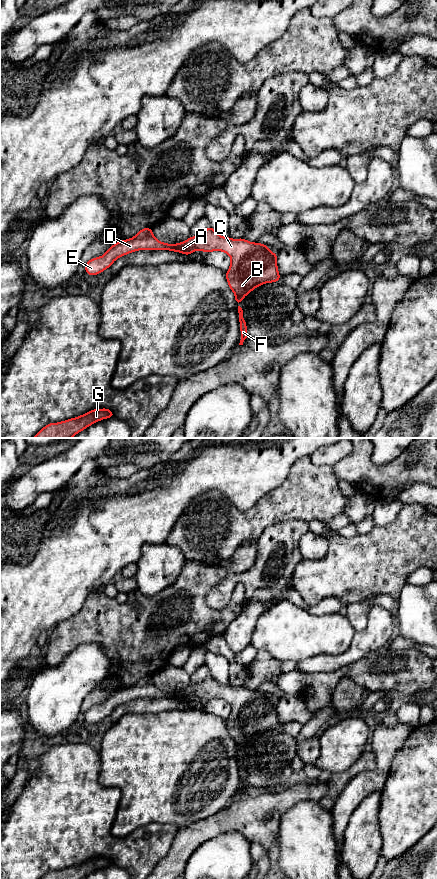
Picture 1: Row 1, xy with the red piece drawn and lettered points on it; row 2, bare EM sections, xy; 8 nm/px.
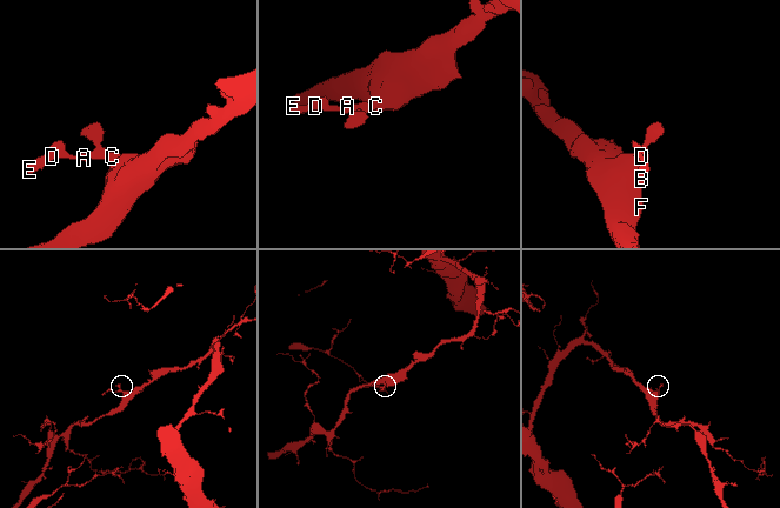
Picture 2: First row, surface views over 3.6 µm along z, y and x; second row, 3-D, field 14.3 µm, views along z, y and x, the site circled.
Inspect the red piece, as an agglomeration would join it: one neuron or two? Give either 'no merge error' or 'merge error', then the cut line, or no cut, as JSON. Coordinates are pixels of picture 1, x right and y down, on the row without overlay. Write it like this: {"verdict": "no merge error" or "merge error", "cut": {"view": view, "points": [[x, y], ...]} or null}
{"verdict": "no merge error", "cut": null}

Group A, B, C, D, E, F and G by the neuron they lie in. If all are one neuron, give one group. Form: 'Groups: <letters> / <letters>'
Groups: A B C D E F G

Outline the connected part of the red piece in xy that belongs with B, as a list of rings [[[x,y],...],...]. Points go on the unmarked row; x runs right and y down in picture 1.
[[[210,673],[202,682],[177,692],[160,690],[154,685],[152,676],[143,676],[133,686],[112,693],[103,704],[89,708],[85,712],[85,719],[91,724],[98,723],[110,716],[119,705],[138,698],[169,698],[185,703],[196,698],[206,701],[224,699],[231,706],[226,727],[235,742],[237,753],[255,735],[281,728],[277,716],[277,702],[271,700],[267,693],[252,691],[244,686],[222,685]]]

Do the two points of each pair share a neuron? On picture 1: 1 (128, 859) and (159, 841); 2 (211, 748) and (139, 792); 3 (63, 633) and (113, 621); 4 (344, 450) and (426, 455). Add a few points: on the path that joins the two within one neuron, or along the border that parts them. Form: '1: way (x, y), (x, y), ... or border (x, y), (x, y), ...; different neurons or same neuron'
1: way (137, 858), (148, 857), (155, 850); same neuron
2: way (193, 758), (181, 766), (174, 767), (157, 784); same neuron
3: way (75, 631), (101, 621); same neuron
4: border (353, 448), (349, 454), (333, 464); different neurons

